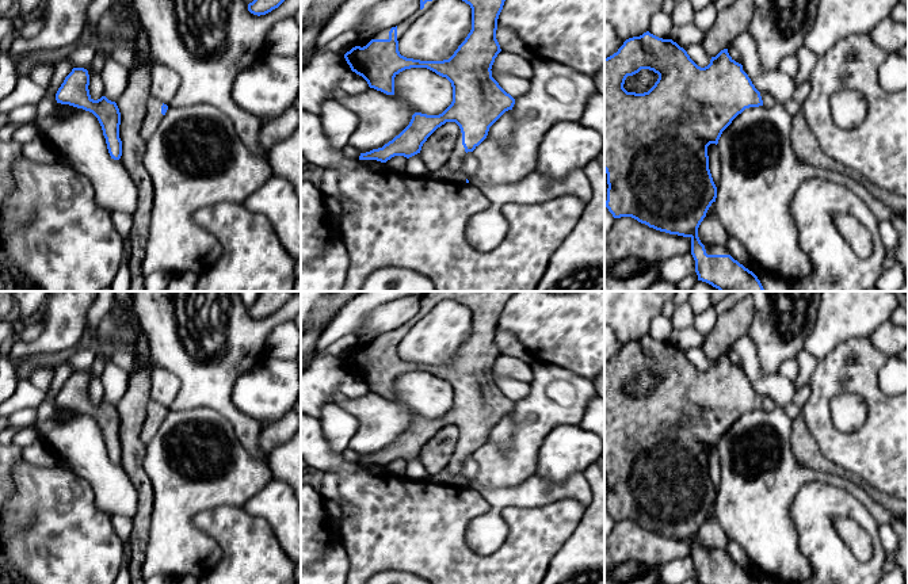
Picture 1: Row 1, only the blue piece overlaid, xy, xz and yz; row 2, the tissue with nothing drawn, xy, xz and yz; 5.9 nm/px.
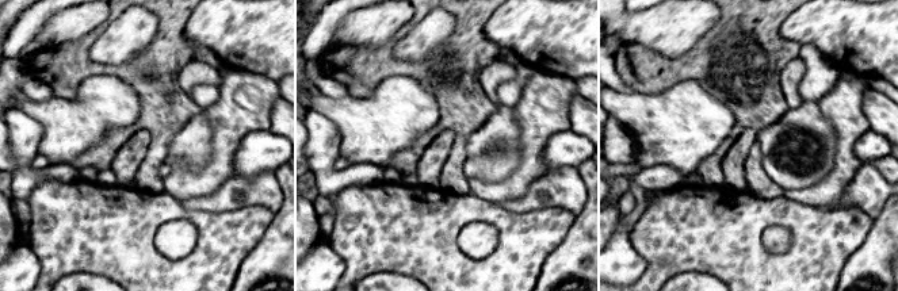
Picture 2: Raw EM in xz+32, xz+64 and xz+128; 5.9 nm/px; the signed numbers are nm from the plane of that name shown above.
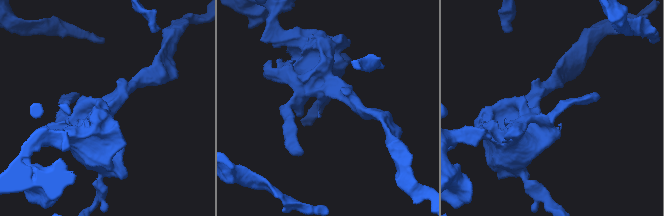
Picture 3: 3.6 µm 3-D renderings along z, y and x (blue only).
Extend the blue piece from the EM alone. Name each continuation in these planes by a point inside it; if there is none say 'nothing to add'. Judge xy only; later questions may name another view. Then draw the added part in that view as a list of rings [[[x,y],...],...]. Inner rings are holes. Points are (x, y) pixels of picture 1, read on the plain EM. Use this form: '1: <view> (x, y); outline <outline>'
1: xy (153, 420); outline [[[150,401],[148,405],[148,416],[144,424],[146,440],[150,440],[156,435],[163,423],[161,409],[163,405],[157,401]]]

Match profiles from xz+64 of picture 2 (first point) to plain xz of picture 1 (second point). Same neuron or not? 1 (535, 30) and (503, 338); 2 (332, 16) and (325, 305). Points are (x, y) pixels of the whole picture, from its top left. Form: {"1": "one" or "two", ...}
{"1": "two", "2": "two"}

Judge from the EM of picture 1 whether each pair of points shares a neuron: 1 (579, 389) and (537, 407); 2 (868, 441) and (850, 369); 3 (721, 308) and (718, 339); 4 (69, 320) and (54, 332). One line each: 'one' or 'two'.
1: one
2: one
3: two
4: one

